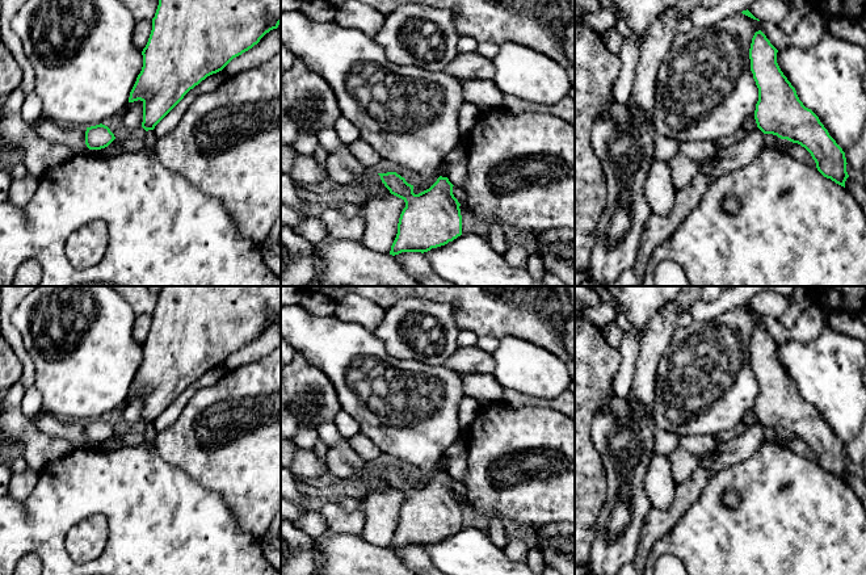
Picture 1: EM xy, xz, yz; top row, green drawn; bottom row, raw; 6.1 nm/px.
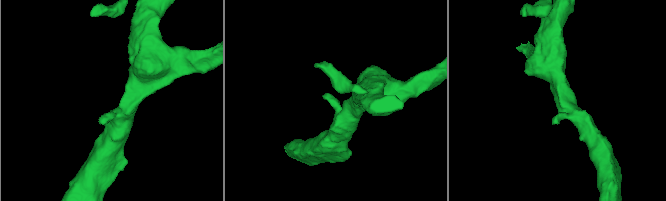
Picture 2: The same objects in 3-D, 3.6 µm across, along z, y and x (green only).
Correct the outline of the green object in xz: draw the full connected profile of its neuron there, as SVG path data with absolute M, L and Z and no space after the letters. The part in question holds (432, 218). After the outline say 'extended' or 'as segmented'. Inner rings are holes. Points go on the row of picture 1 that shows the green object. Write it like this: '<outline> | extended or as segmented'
M396 172L378 175L390 193L405 202L390 255L424 253L462 235L461 203L447 177L440 176L429 189L415 194L413 185Z | as segmented

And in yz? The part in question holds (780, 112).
M761 30L754 33L749 59L758 88L754 110L757 127L764 134L773 134L804 147L815 160L817 171L845 188L849 177L845 152L819 117L799 100L777 63L777 53Z | as segmented

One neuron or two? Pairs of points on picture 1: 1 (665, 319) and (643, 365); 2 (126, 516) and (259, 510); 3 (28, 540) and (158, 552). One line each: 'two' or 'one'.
1: one
2: two
3: one

